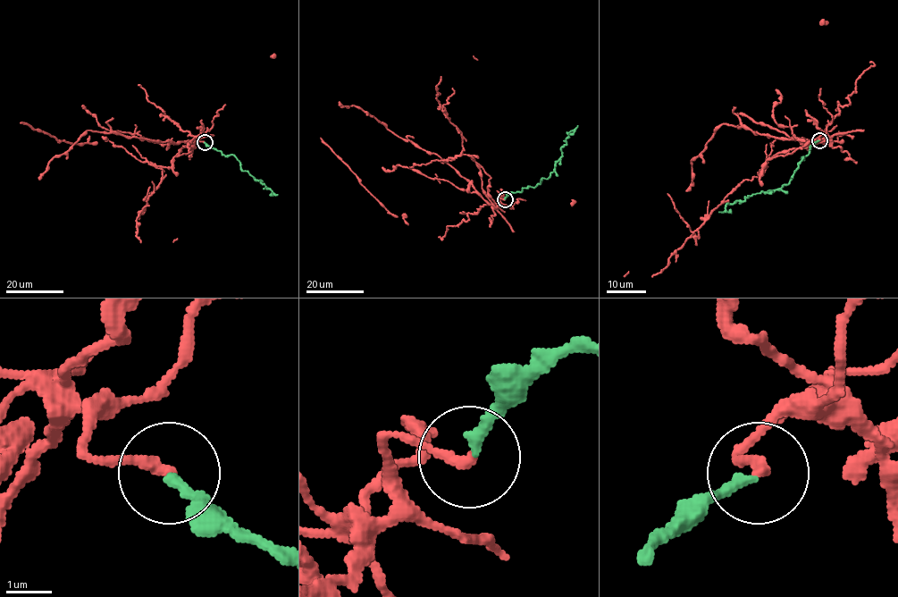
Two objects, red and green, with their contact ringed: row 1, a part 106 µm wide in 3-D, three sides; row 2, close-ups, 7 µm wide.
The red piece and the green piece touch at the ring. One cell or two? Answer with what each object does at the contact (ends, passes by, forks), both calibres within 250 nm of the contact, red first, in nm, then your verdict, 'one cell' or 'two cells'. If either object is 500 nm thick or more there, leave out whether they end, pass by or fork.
red ends; green ends; calibres 240 and 240 nm; two cells

